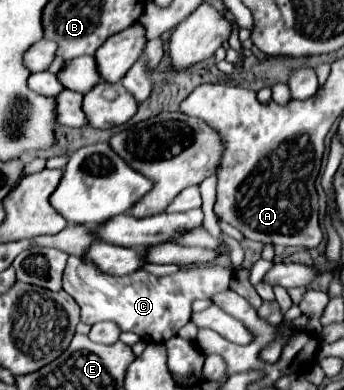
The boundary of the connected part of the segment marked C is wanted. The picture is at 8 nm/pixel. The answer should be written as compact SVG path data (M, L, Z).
M69 256L63 274L63 290L67 290L81 306L81 322L91 326L109 320L121 330L135 332L145 342L167 342L189 322L193 300L213 298L215 294L229 290L231 278L233 270L219 264L187 268L169 276L153 276L139 270L137 274L115 278L99 272L99 268L85 258Z

